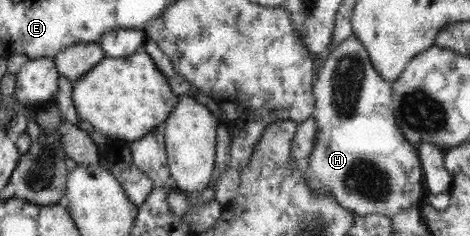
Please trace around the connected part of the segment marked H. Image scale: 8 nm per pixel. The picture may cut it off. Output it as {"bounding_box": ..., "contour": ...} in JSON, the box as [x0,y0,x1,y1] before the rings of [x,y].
{"bounding_box":[303,34,424,218],"contour":[[[354,34],[331,51],[318,73],[313,93],[312,117],[317,124],[317,133],[309,154],[309,165],[303,168],[307,186],[317,195],[327,194],[335,198],[337,204],[359,216],[380,213],[392,218],[403,209],[420,203],[424,174],[417,146],[411,145],[397,125],[392,104],[392,82],[385,81],[375,71],[365,46]]]}

